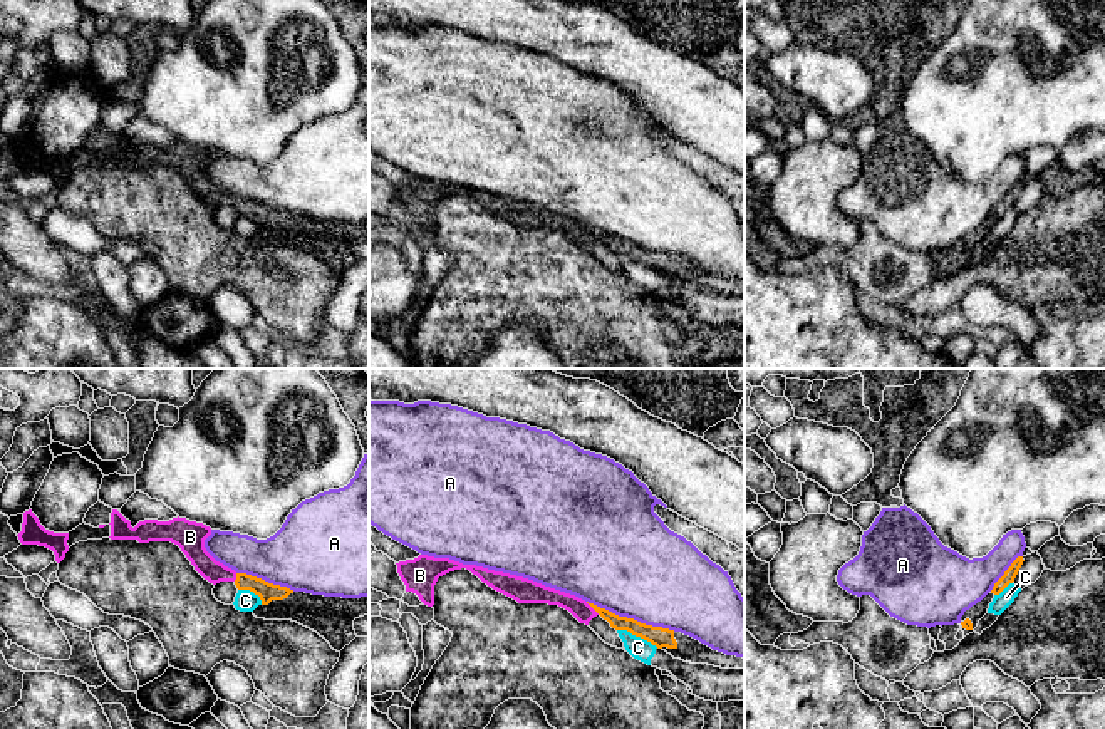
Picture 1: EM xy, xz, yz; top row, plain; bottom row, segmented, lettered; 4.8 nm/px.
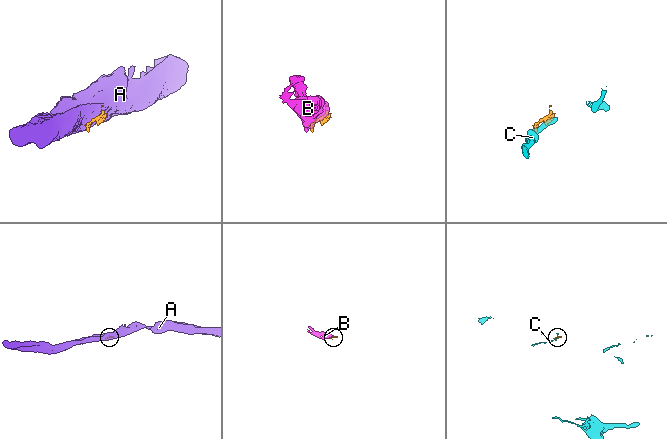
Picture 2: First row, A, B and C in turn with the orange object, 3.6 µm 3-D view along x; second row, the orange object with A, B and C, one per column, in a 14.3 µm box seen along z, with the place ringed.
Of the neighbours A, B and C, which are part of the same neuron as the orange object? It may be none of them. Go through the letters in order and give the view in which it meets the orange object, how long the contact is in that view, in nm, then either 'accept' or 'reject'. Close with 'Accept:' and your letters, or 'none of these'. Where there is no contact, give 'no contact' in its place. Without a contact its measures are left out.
A: xz | 440 nm | reject
B: xz | 90 nm | accept
C: xz | 220 nm | reject
Accept: B

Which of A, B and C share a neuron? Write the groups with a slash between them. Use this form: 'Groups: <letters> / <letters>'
Groups: A / B / C

